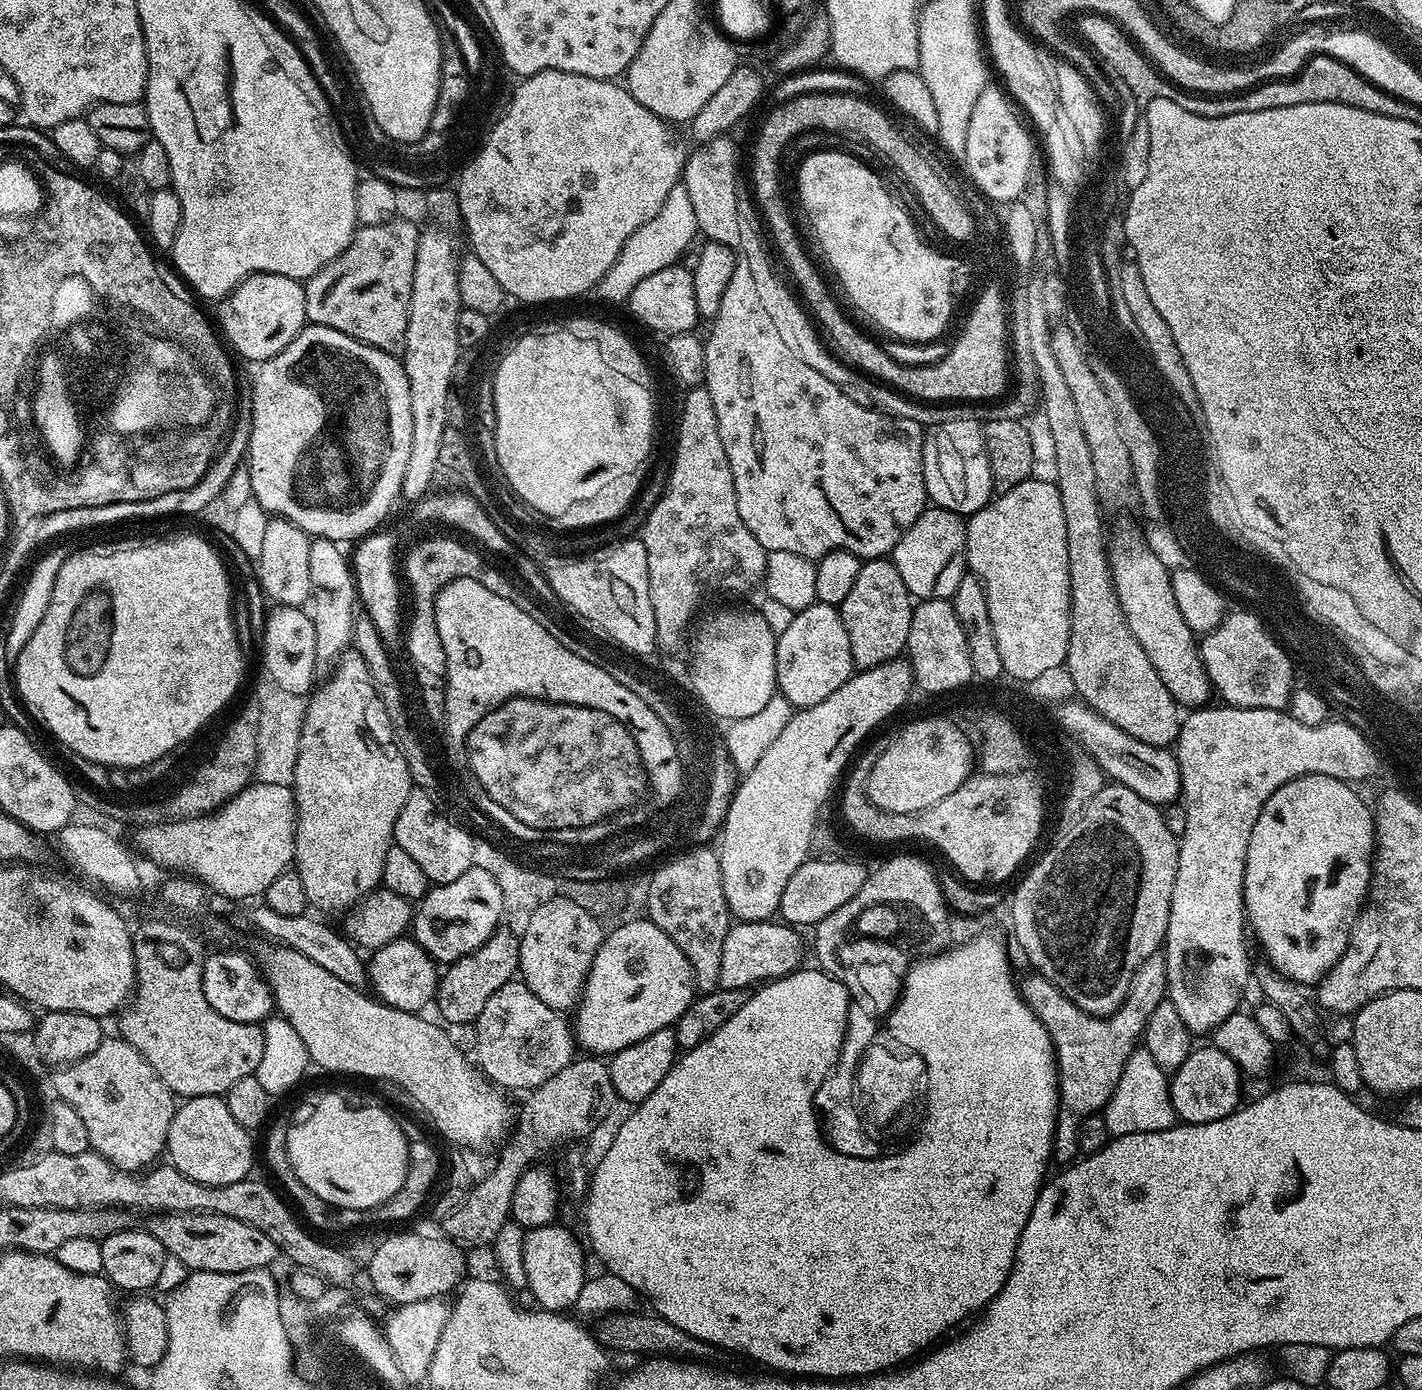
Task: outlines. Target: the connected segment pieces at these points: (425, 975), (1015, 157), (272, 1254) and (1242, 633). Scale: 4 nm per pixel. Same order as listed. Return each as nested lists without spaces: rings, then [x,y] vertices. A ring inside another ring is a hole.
[[[403,936],[375,949],[367,961],[369,985],[377,999],[391,1008],[421,1013],[433,1003],[439,984],[439,971],[435,961],[422,950],[419,943],[410,936]]]
[[[989,82],[982,94],[978,94],[978,102],[974,102],[974,111],[970,114],[970,126],[966,126],[966,150],[962,163],[969,178],[982,195],[1007,206],[1023,197],[1020,195],[1028,188],[1036,156],[1038,160],[1033,133],[1022,119],[1017,105],[999,83]]]
[[[174,1212],[152,1218],[146,1224],[147,1232],[162,1242],[167,1255],[178,1258],[193,1272],[221,1272],[238,1274],[255,1268],[268,1268],[278,1257],[278,1249],[262,1230],[246,1226],[238,1218],[213,1212]]]
[[[1229,611],[1223,622],[1199,641],[1198,651],[1204,663],[1204,669],[1210,678],[1215,695],[1217,697],[1220,695],[1225,705],[1234,708],[1287,709],[1288,699],[1294,691],[1292,660],[1280,654],[1278,642],[1267,633],[1264,620],[1255,611],[1249,611]]]

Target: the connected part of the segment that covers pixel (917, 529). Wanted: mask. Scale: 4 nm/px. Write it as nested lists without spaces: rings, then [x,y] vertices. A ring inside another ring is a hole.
[[[928,506],[900,535],[900,540],[891,550],[890,559],[898,574],[902,574],[902,582],[906,582],[906,590],[913,598],[917,601],[952,599],[968,568],[967,533],[965,517],[945,508]]]

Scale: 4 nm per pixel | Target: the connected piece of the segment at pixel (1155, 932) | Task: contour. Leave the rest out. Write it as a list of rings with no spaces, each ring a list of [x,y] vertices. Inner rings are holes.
[[[1115,782],[1105,783],[1104,789],[1088,803],[1083,814],[1069,824],[1072,825],[1053,842],[1052,849],[1028,873],[1025,871],[1019,877],[1020,885],[1012,896],[1012,932],[1016,935],[1025,958],[1036,967],[1033,969],[1039,975],[1045,976],[1089,1017],[1107,1018],[1119,1010],[1130,990],[1138,966],[1142,966],[1142,962],[1146,962],[1146,958],[1150,958],[1155,952],[1161,951],[1170,918],[1170,898],[1174,894],[1174,882],[1178,874],[1180,841],[1177,836],[1170,834],[1170,826],[1166,826],[1163,811],[1157,805],[1146,802],[1146,798],[1138,798],[1134,790]]]

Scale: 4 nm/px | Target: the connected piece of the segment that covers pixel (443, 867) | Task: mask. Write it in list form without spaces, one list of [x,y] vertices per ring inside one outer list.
[[[414,790],[406,798],[406,806],[402,806],[402,814],[398,814],[398,822],[394,822],[394,834],[392,835],[395,847],[406,850],[422,874],[433,885],[454,882],[466,870],[474,867],[472,863],[472,848],[474,836],[467,827],[448,820],[436,808],[434,802],[427,793],[421,790]]]

